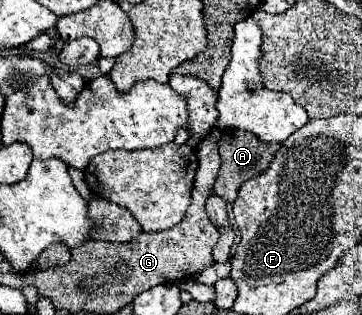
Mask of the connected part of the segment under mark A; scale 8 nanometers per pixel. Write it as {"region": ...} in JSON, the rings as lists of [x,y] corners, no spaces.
{"region":[[[230,129],[230,131],[224,131],[222,137],[220,137],[220,157],[222,157],[222,167],[220,167],[220,173],[218,173],[218,179],[216,179],[216,185],[214,185],[214,193],[218,197],[222,197],[226,203],[234,203],[236,201],[236,195],[238,195],[238,189],[244,181],[264,173],[274,157],[274,153],[280,149],[280,143],[264,143],[260,141],[256,135],[248,133],[248,131],[242,131],[242,129]]]}

